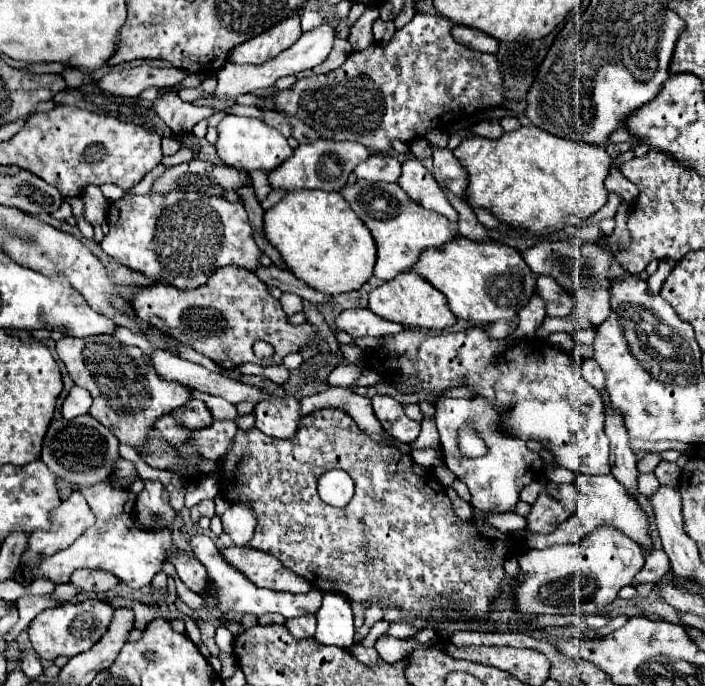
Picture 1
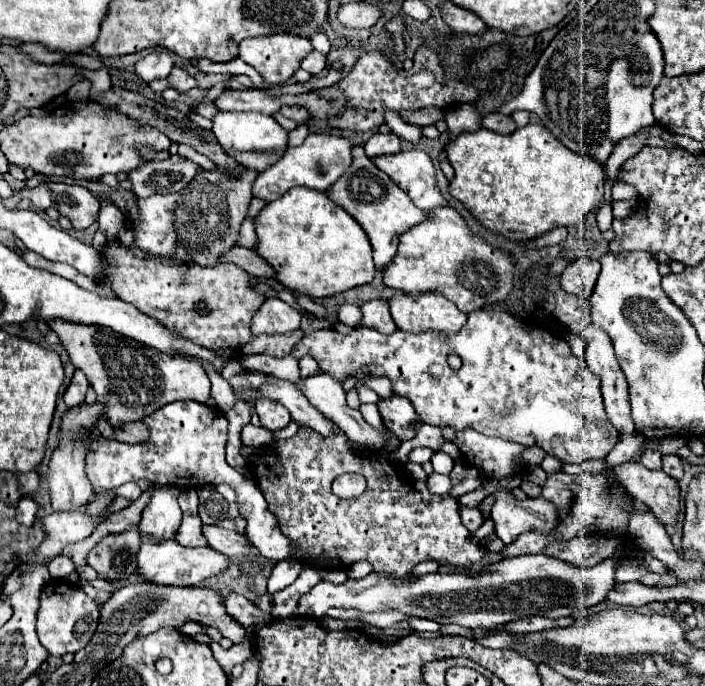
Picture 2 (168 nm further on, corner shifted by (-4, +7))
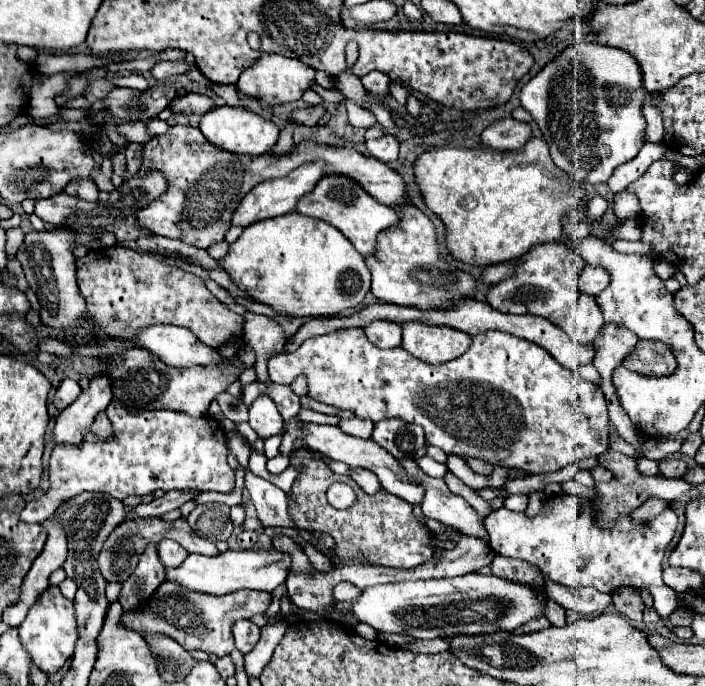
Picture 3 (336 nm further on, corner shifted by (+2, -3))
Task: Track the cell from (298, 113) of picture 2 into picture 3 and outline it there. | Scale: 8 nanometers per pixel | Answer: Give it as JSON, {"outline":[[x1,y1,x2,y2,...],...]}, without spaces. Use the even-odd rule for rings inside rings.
{"outline":[[325,105,305,107,305,109,297,109,297,111,293,111,291,119,293,119,293,121,299,121,301,125,309,125,309,127,313,127,313,125,319,125,319,121,323,119,325,111,327,111]]}

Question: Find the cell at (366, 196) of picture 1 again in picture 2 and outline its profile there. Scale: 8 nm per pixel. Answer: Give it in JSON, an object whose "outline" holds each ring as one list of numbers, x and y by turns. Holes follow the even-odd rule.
{"outline":[[353,147,351,169,347,173,343,173,343,177,339,177,339,181,335,183,335,187,331,187,327,191,327,195,333,201,337,201,337,205,347,209,347,213,351,213,351,217,355,217,355,221,365,229,365,233,371,241,371,247,373,247,375,267,379,271,385,269,397,255,399,237,405,231,409,231,411,227,429,219,427,211,415,207,413,201,407,197,407,193,403,189,399,189,399,185,391,177,387,177,387,173,383,173,379,167,375,167,375,163,365,155,363,147]]}

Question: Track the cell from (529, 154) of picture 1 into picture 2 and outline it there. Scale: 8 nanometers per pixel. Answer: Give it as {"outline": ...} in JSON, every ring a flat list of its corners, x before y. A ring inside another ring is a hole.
{"outline":[[529,123,515,129,511,135,499,135,489,129,461,133,453,143,449,143,447,159,455,169,455,179,449,183,451,195,459,199,487,229,513,241,529,241,555,227,577,225,603,201,605,167,593,157,583,157,581,153,567,149,543,125]]}

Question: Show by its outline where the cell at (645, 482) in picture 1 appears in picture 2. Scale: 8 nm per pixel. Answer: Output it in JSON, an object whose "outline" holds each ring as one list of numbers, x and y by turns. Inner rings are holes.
{"outline":[[645,451,641,457,641,463,647,469,659,469,661,467,661,455,657,451]]}

